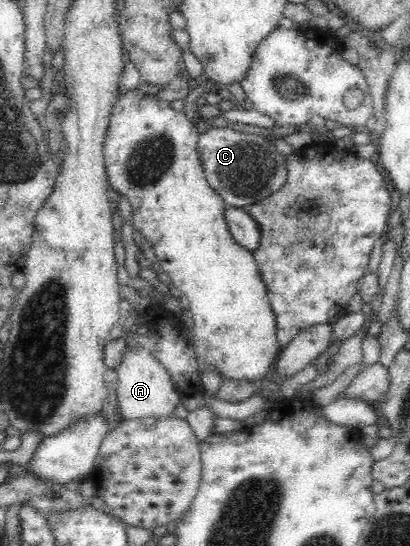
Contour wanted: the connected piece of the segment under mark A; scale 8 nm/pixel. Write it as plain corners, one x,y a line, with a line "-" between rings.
132,348
126,350
122,363
115,369
118,379
116,382
116,403
117,403
117,417
120,421
128,421
140,418
169,418
174,416
174,411
180,404
178,392
176,392
175,385
172,383
172,378
168,371
156,360
154,356
144,348

